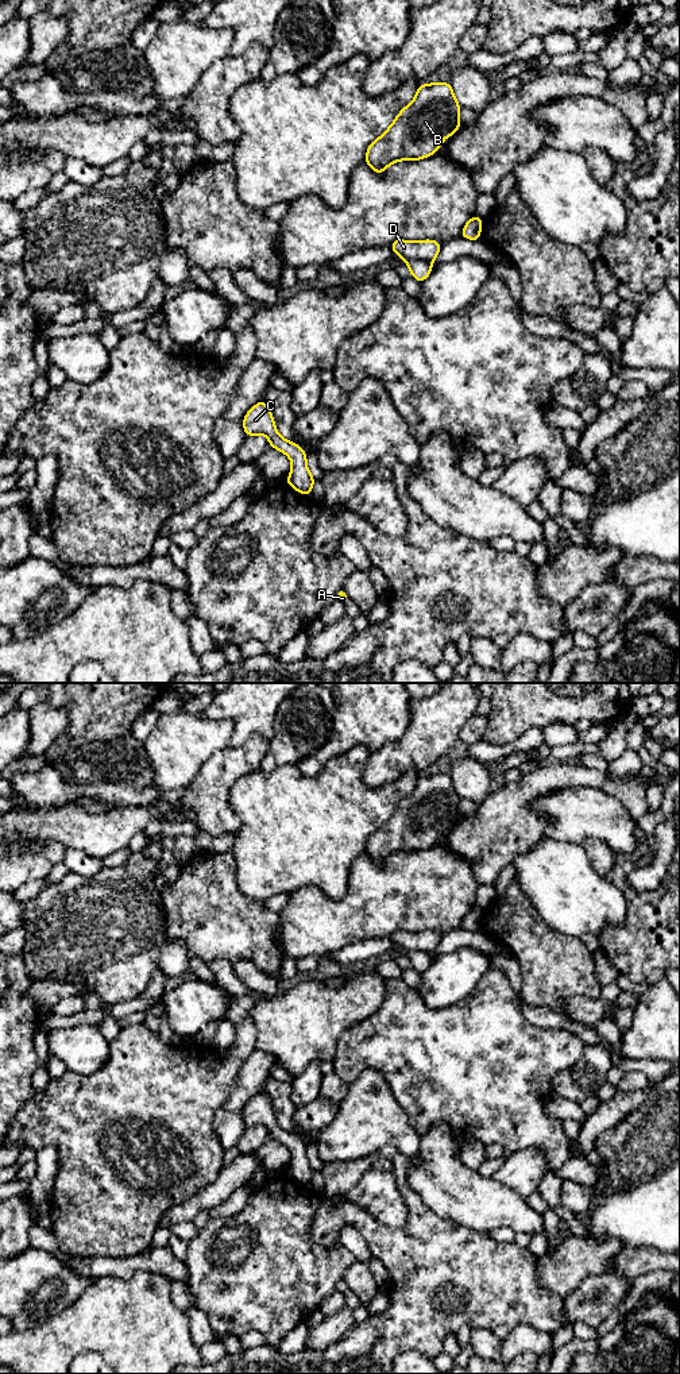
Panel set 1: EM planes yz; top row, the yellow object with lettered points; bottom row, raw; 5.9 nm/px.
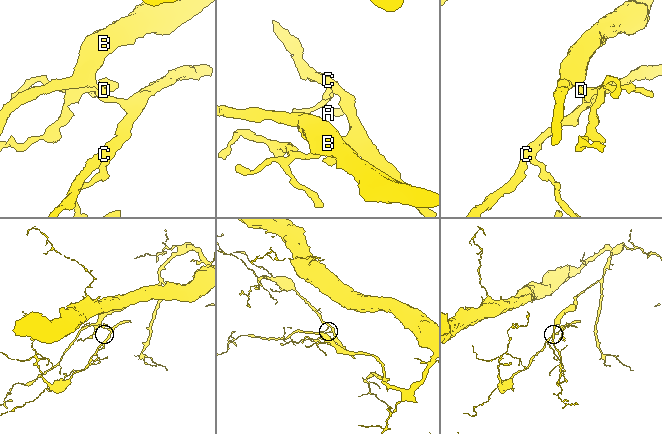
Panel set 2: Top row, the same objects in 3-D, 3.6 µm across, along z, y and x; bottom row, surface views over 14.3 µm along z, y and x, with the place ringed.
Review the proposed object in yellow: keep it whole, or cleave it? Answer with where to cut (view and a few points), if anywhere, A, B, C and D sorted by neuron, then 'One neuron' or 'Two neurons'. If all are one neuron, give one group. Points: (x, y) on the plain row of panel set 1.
Split along yz (432, 952), (409, 950), (406, 953). Groups: A C / B D. Two neurons

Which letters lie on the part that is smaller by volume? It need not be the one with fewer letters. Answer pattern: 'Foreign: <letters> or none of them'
Foreign: A, C

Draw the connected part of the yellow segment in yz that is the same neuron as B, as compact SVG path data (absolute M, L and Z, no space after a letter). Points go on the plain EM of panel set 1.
M449 773L421 775L413 792L403 798L391 817L368 837L364 853L382 867L394 853L418 852L433 846L444 830L459 822L460 800Z

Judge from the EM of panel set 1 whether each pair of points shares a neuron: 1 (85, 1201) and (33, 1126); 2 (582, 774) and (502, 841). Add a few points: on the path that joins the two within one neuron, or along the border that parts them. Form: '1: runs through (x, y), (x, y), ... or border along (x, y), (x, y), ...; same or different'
1: runs through (85, 1180), (85, 1165), (54, 1134); same
2: runs through (557, 776), (544, 779), (506, 817); same

